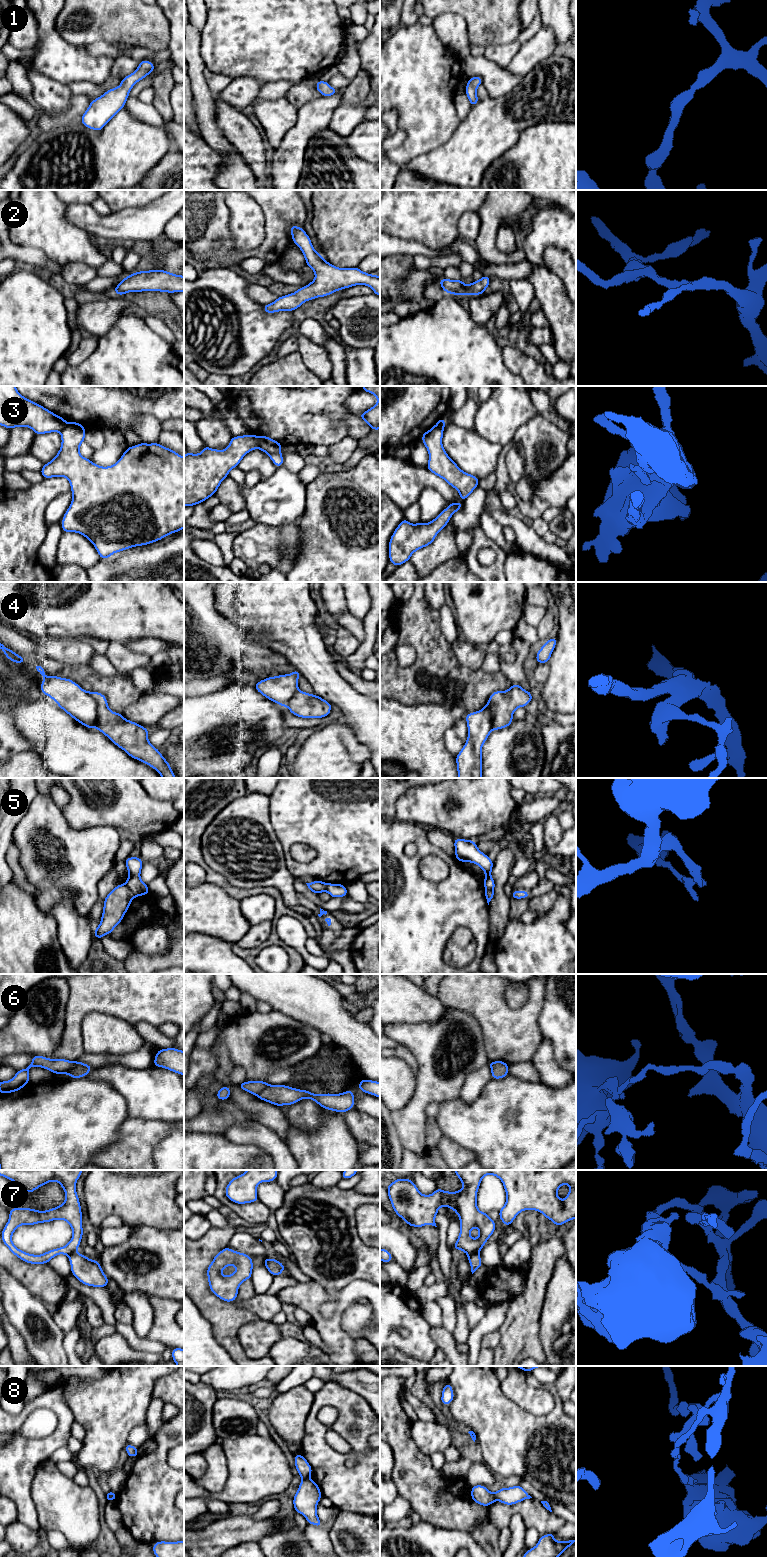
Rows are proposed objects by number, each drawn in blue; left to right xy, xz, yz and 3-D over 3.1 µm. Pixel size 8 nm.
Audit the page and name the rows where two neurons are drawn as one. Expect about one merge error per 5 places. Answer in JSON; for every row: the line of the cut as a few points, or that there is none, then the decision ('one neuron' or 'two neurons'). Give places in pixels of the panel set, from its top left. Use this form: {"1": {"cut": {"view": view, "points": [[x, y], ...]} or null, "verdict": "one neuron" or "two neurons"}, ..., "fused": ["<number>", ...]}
{"1": {"cut": null, "verdict": "one neuron"}, "2": {"cut": null, "verdict": "one neuron"}, "3": {"cut": {"view": "xz", "points": [[255, 436], [259, 447]]}, "verdict": "two neurons"}, "4": {"cut": {"view": "xy", "points": [[88, 692], [96, 703], [96, 727]]}, "verdict": "two neurons"}, "5": {"cut": {"view": "xy", "points": [[125, 883], [135, 896]]}, "verdict": "two neurons"}, "6": {"cut": {"view": "xz", "points": [[269, 1085], [257, 1095]]}, "verdict": "two neurons"}, "7": {"cut": {"view": "yz", "points": [[478, 1252], [468, 1256]]}, "verdict": "two neurons"}, "8": {"cut": {"view": "xz", "points": [[308, 1478], [302, 1480]]}, "verdict": "two neurons"}, "fused": ["3", "4", "5", "6", "7", "8"]}

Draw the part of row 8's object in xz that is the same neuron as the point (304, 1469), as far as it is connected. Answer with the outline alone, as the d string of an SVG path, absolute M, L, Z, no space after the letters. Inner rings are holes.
M298 1453L294 1457L294 1462L301 1479L308 1480L313 1472L308 1461L300 1453Z

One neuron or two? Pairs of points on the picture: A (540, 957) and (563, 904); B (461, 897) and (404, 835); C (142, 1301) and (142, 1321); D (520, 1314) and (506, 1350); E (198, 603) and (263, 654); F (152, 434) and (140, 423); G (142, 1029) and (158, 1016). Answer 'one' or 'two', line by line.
A: one
B: one
C: one
D: one
E: one
F: one
G: two

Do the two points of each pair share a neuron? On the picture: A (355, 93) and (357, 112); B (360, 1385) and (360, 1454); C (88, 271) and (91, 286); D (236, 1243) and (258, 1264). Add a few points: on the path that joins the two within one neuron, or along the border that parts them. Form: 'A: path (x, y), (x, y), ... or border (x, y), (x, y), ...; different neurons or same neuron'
A: border (369, 91), (369, 94), (362, 102), (340, 105); different neurons
B: border (339, 1384), (361, 1395), (369, 1405); different neurons
C: border (96, 275), (79, 286); different neurons
D: path (243, 1243), (257, 1257); same neuron

